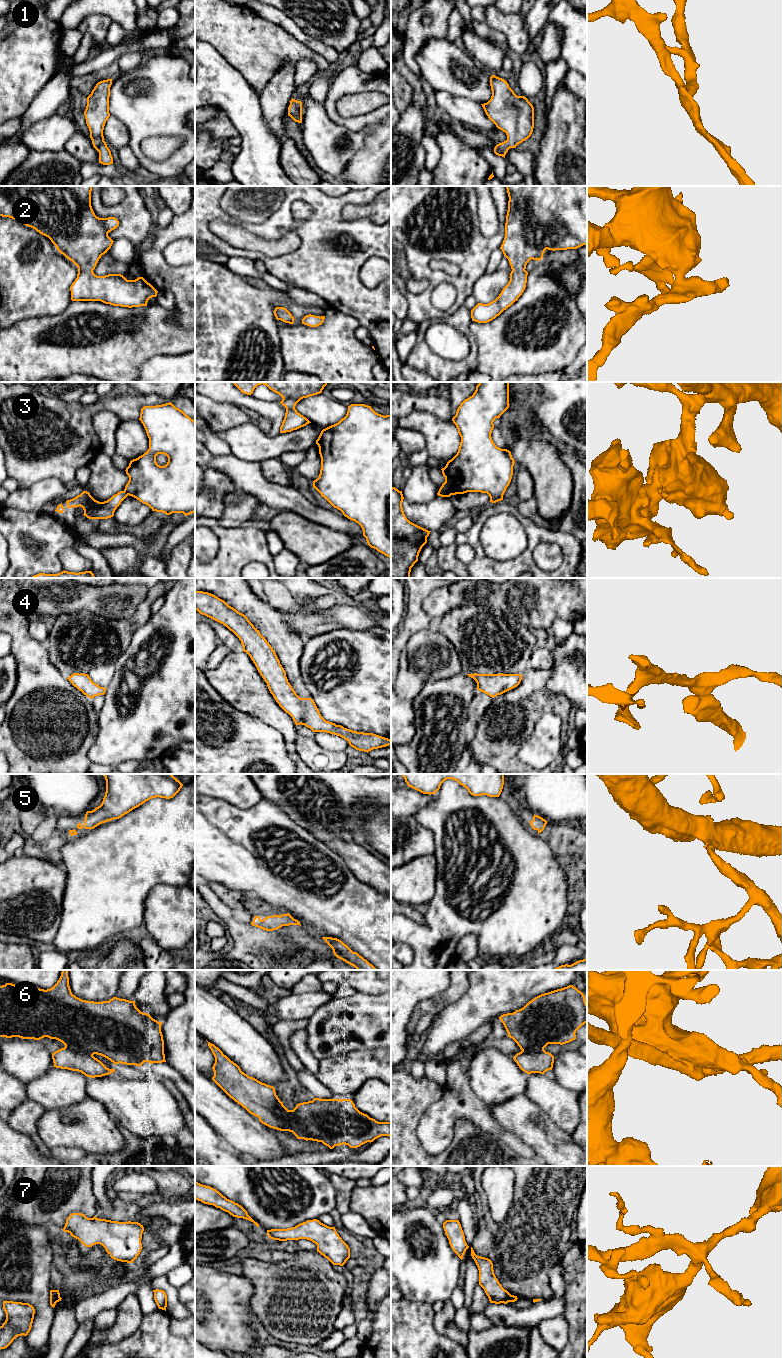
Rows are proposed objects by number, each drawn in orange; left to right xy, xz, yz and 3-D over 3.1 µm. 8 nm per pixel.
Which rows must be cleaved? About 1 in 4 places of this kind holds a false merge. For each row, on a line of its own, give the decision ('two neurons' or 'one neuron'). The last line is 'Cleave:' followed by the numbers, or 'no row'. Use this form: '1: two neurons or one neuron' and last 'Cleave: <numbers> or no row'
1: one neuron
2: one neuron
3: two neurons
4: one neuron
5: one neuron
6: one neuron
7: one neuron
Cleave: 3

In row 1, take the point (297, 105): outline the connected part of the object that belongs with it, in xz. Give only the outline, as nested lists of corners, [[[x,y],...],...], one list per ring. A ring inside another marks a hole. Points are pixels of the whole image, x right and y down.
[[[291,99],[288,107],[288,116],[290,116],[295,122],[302,123],[302,102],[295,99]]]

